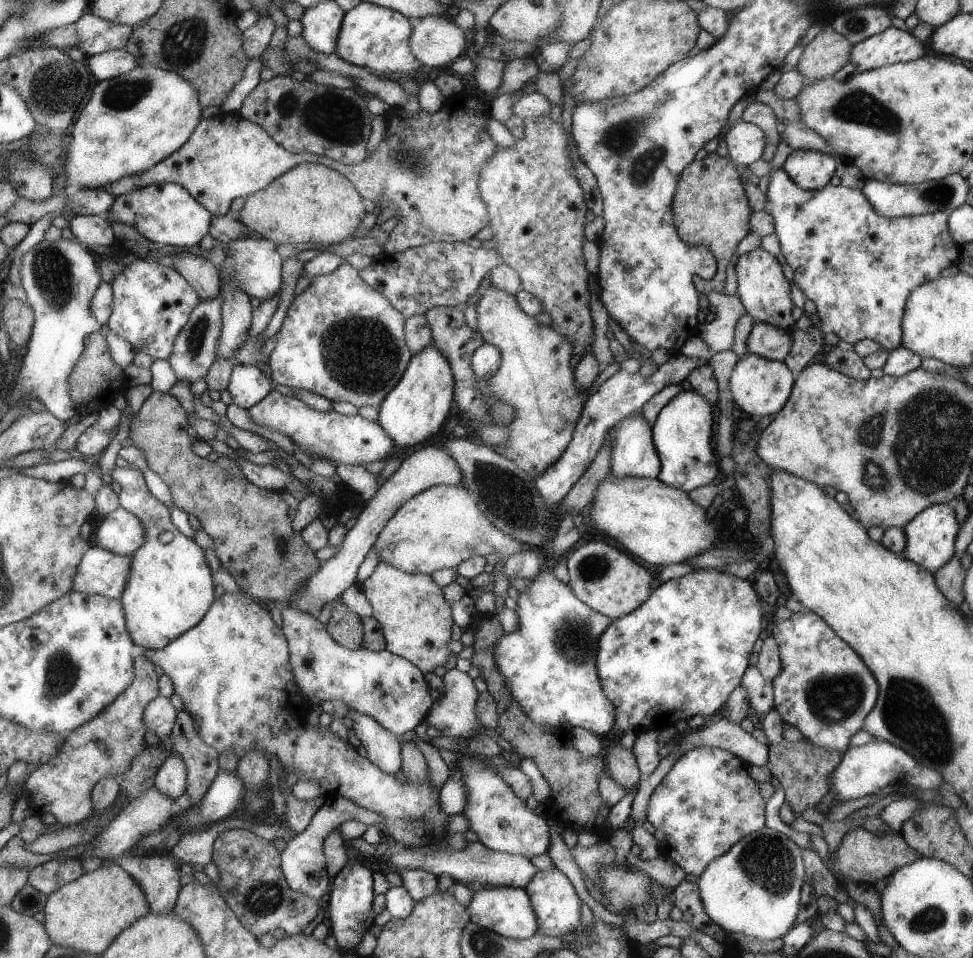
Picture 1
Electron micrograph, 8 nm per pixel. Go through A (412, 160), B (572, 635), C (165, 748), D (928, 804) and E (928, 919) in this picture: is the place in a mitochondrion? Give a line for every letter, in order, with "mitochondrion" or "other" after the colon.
A: mitochondrion
B: mitochondrion
C: other
D: other
E: mitochondrion

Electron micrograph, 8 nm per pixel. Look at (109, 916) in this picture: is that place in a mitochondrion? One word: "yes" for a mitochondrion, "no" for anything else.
no

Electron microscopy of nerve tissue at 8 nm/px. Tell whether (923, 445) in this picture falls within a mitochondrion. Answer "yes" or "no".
yes

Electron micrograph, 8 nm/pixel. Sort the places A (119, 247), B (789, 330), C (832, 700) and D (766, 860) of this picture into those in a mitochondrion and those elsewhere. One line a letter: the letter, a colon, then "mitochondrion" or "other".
A: other
B: other
C: mitochondrion
D: mitochondrion

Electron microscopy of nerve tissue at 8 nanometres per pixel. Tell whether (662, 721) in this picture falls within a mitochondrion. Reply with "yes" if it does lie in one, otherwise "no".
no

